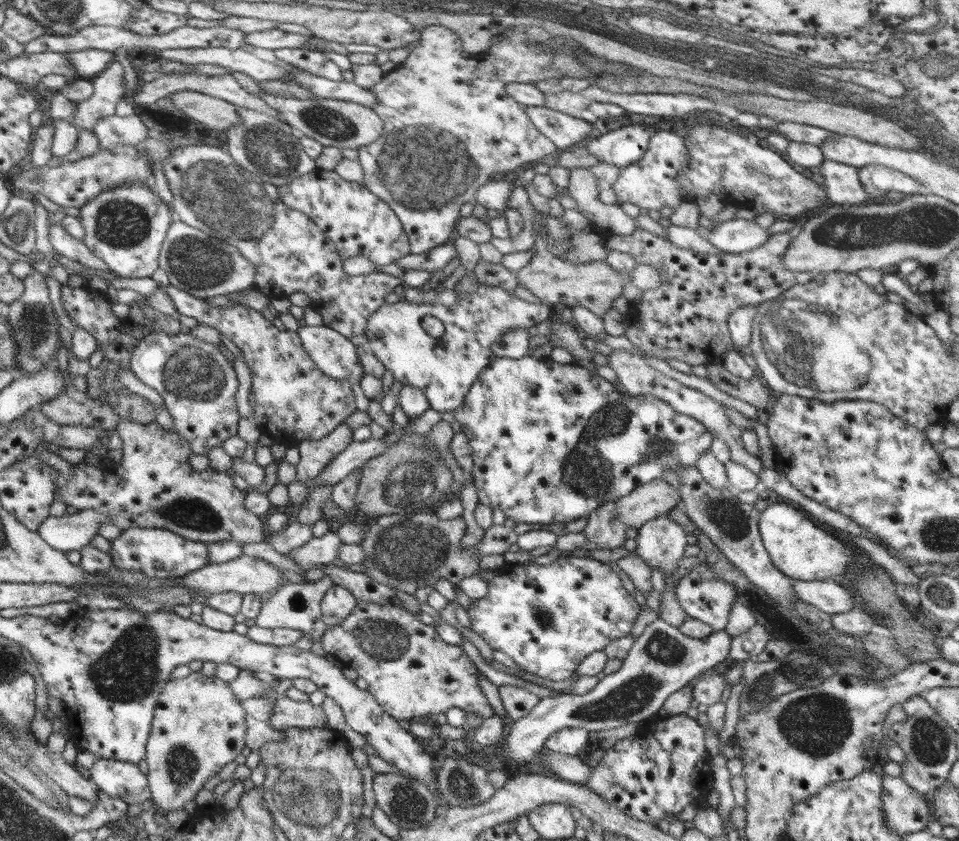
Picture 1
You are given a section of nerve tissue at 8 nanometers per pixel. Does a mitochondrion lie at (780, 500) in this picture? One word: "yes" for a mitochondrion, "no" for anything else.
no

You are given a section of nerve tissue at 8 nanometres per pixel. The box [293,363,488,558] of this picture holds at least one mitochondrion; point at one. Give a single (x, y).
(416, 482)

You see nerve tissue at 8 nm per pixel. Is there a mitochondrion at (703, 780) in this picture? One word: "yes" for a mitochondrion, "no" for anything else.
no

